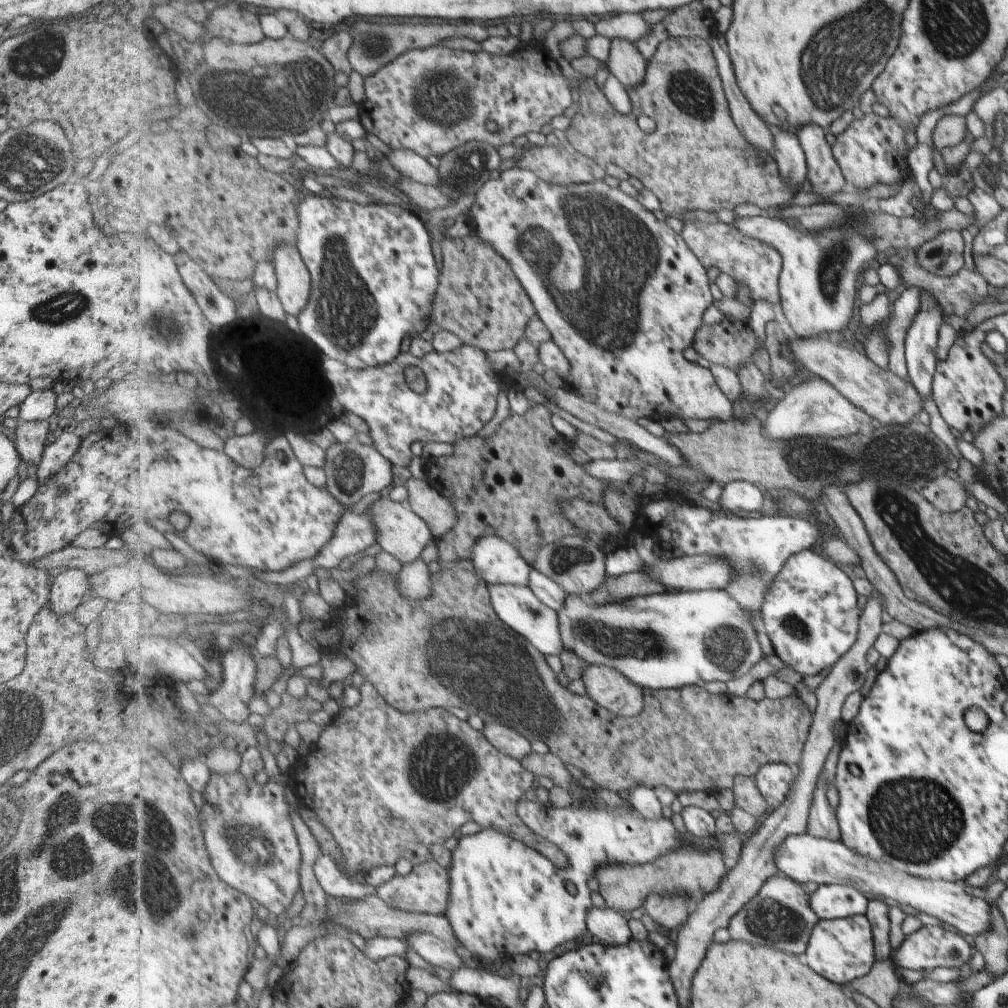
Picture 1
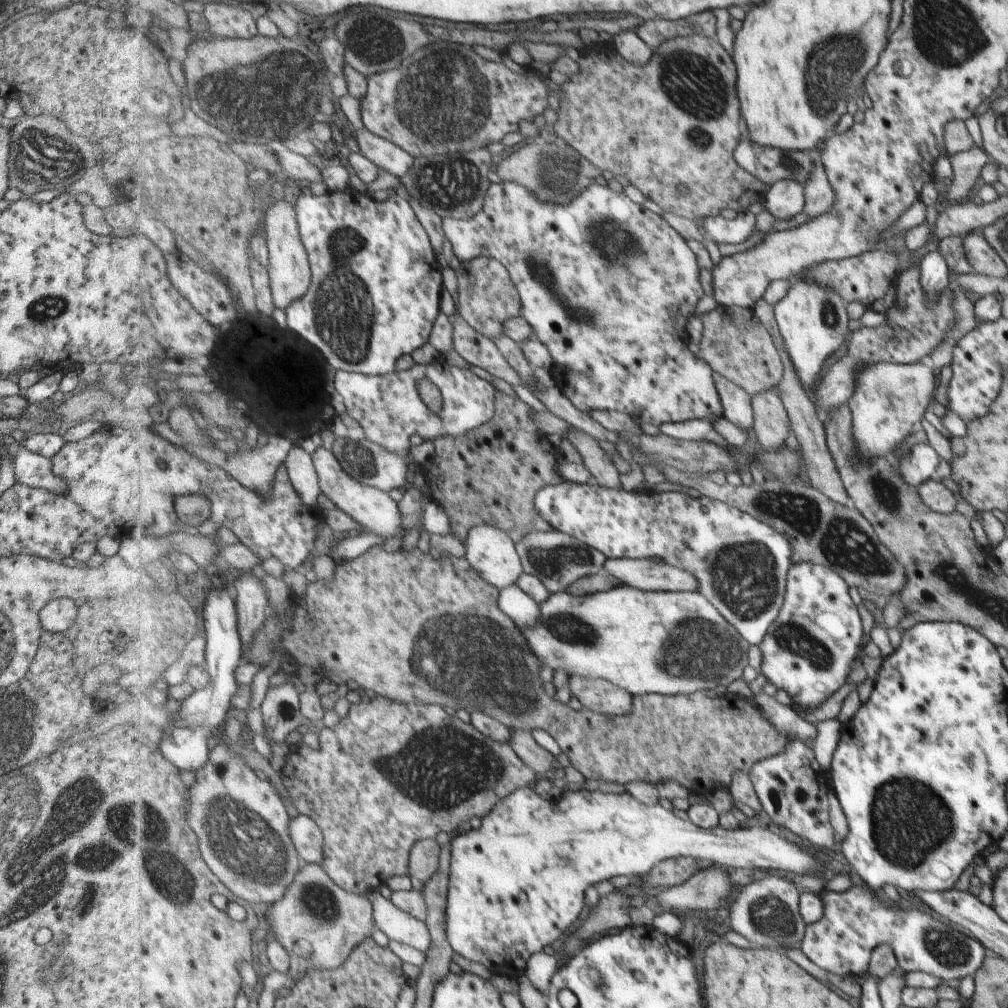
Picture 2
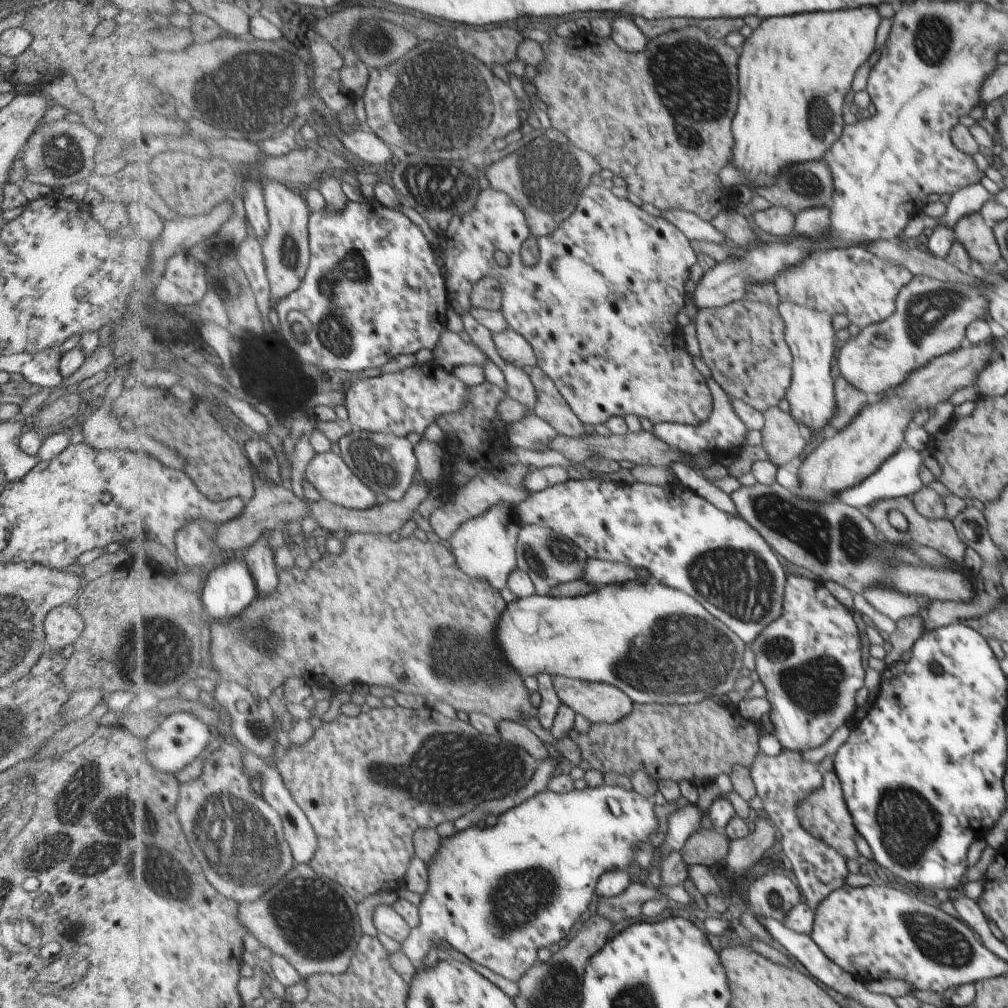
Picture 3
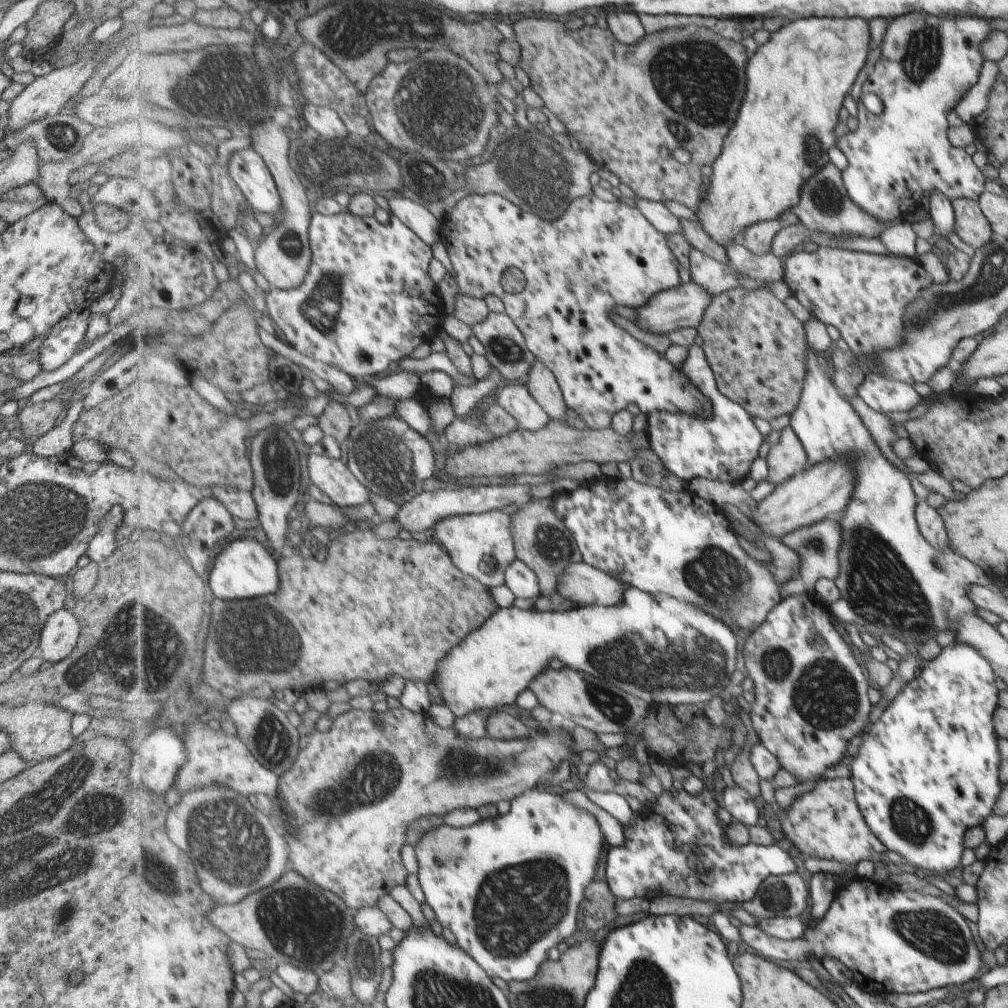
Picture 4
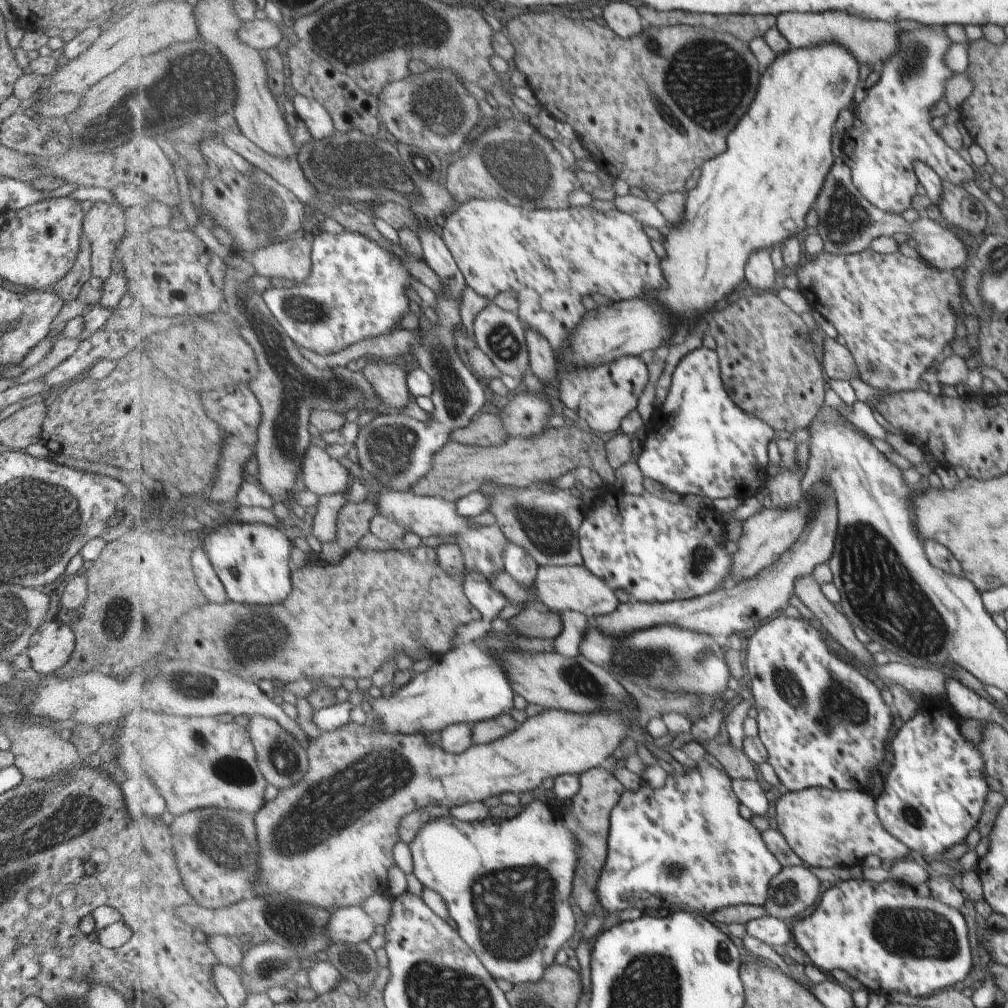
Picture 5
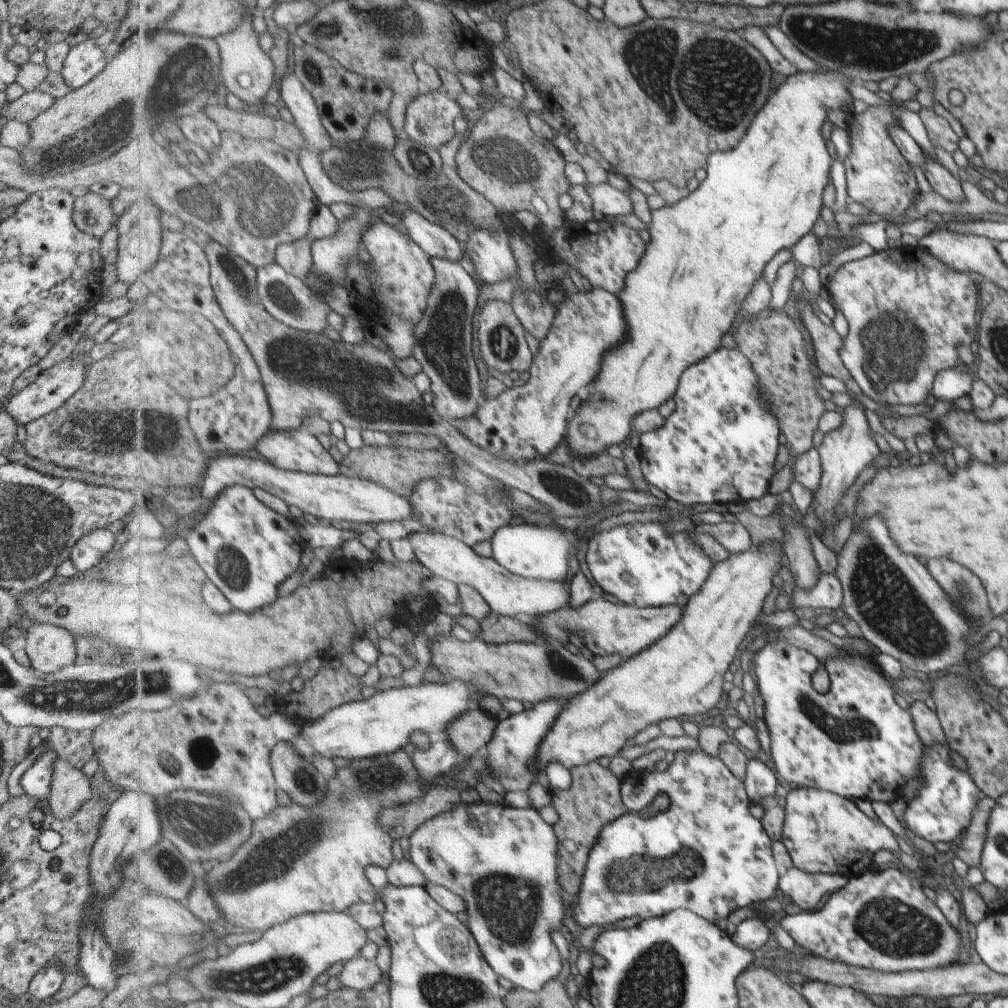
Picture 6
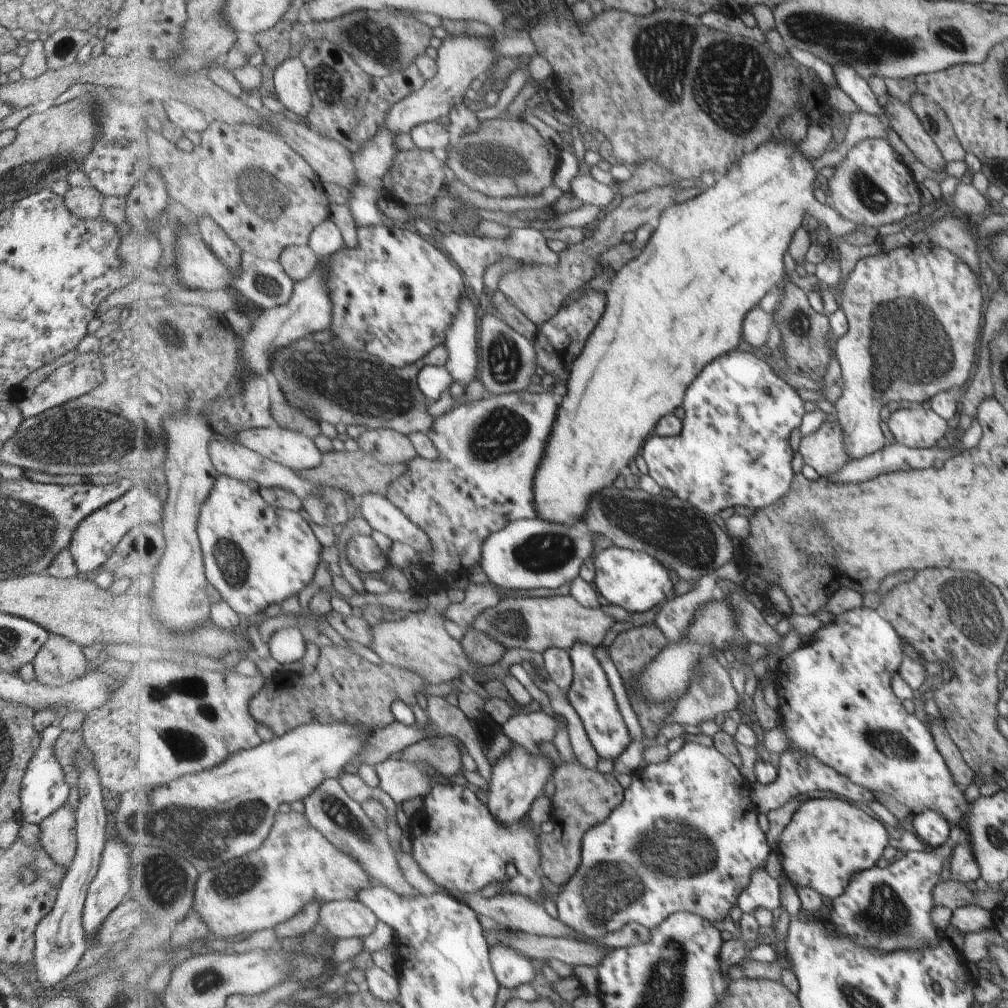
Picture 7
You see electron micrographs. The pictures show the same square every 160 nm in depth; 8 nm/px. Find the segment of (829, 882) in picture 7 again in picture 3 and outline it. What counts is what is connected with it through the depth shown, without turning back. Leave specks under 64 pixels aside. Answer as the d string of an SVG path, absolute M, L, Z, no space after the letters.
M834 769L823 773L823 783L800 800L797 813L802 828L815 839L824 842L826 846L832 847L846 860L858 858L860 854L856 849L854 838L859 832L847 806L839 775L835 773Z

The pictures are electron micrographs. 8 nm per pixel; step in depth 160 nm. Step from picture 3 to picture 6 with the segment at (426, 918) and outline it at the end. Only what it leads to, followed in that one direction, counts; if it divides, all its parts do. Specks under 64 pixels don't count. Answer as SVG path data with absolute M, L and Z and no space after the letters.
M480 799L461 802L413 834L409 856L432 882L466 900L471 929L499 976L509 979L516 988L539 991L562 974L564 960L552 940L552 930L560 930L567 916L559 877L559 835L555 825L548 824L539 810L493 805Z

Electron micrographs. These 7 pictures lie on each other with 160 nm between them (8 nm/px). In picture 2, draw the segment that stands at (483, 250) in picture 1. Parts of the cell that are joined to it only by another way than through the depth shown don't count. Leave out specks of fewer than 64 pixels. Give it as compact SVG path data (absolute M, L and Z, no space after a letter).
M480 257L460 266L459 308L463 317L476 327L478 332L496 340L505 334L505 322L510 317L519 317L523 309L523 299L515 279L503 262L498 259Z

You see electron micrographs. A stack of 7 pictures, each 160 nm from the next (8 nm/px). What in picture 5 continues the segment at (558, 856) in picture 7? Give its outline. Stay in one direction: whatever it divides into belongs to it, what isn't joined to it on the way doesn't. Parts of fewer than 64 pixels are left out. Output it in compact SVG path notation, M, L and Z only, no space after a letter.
M609 765L594 767L581 774L580 792L566 806L564 822L581 843L579 865L577 866L574 898L587 916L600 914L604 908L597 892L603 870L609 859L609 838L611 835L611 818L614 809L620 804L626 785L612 772Z

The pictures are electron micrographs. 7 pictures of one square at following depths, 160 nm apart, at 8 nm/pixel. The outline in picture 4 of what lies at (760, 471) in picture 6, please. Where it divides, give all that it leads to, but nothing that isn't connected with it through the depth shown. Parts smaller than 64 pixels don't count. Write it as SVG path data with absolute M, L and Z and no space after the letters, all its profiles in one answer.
M704 346L690 348L682 365L688 380L698 386L714 404L714 416L705 421L686 412L656 412L649 416L648 434L656 454L669 470L679 478L692 480L703 477L722 482L742 483L752 473L752 466L760 456L766 437L756 426L751 412L731 400L719 388L719 382Z

